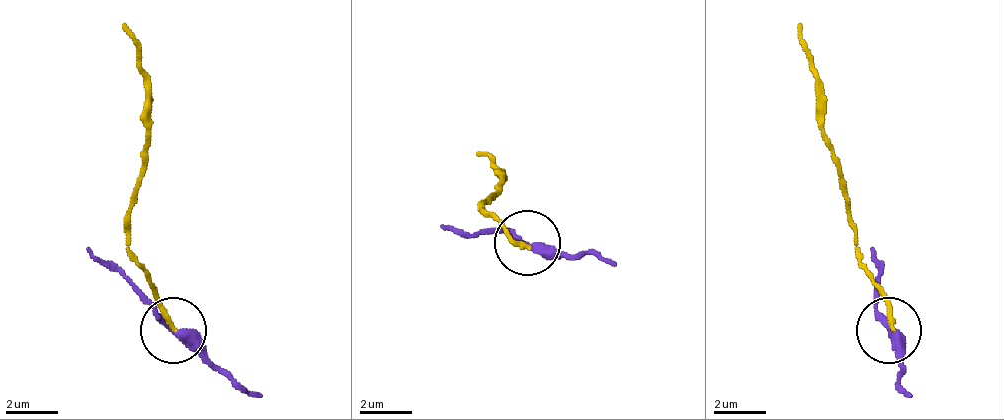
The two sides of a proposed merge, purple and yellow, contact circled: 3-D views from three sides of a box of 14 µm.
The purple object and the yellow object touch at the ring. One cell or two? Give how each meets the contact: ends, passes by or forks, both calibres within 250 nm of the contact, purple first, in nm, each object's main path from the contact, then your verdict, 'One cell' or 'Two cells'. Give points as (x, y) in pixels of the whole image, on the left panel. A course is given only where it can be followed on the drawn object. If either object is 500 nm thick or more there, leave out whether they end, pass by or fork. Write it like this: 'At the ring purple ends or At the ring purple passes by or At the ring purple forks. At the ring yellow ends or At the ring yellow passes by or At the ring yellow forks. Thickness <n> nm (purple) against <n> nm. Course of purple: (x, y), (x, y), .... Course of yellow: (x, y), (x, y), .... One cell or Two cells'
At the ring purple passes by. At the ring yellow ends. Thickness 300 nm (purple) against 170 nm. Course of purple: (171, 328), (263, 394). Course of yellow: (171, 328), (158, 289), (132, 249), (145, 84), (125, 25). Two cells

